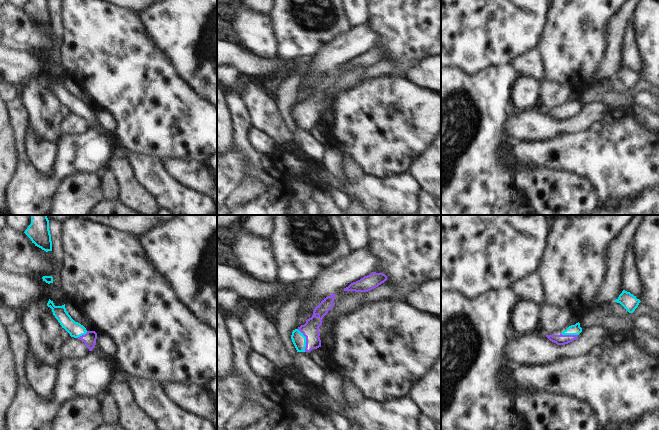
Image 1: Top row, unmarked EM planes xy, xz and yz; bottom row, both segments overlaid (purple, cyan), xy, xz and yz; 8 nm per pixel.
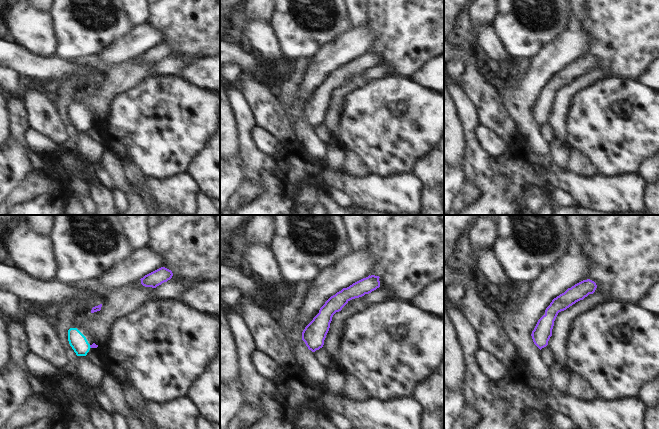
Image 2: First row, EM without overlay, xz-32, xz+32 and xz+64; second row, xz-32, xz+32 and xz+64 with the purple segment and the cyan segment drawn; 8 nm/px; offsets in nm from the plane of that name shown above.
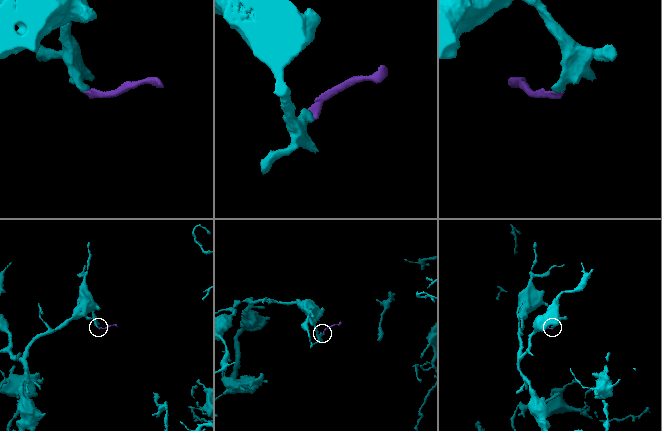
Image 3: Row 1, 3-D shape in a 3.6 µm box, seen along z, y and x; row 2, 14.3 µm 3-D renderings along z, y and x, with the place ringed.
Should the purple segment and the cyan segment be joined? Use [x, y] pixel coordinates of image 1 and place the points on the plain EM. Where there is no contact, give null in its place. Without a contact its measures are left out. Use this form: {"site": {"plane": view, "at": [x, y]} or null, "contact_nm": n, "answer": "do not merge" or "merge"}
{"site": {"plane": "xz", "at": [306, 116]}, "contact_nm": 200, "answer": "merge"}

